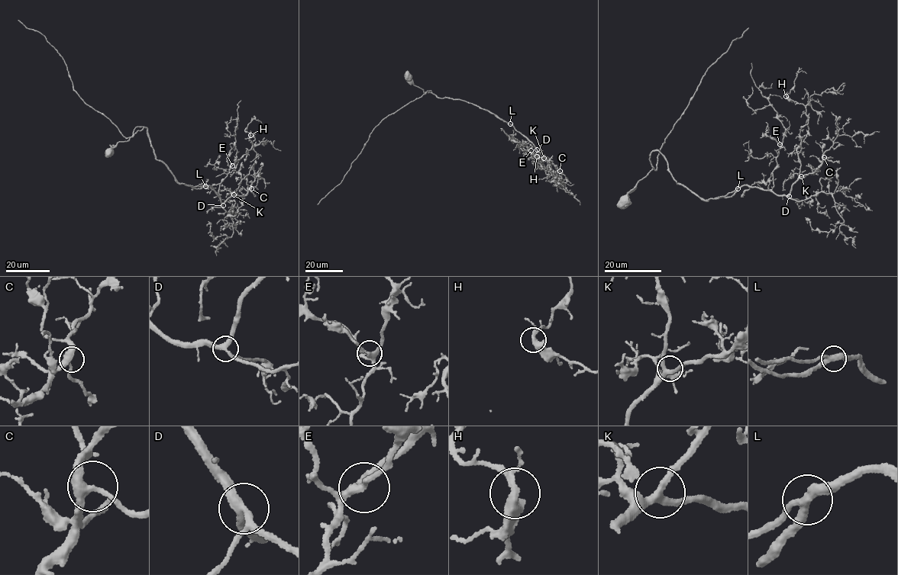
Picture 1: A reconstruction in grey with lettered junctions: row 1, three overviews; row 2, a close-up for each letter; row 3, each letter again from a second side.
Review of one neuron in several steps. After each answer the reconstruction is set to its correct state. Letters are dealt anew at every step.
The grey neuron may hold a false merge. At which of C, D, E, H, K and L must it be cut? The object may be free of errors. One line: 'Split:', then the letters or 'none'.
Split: none

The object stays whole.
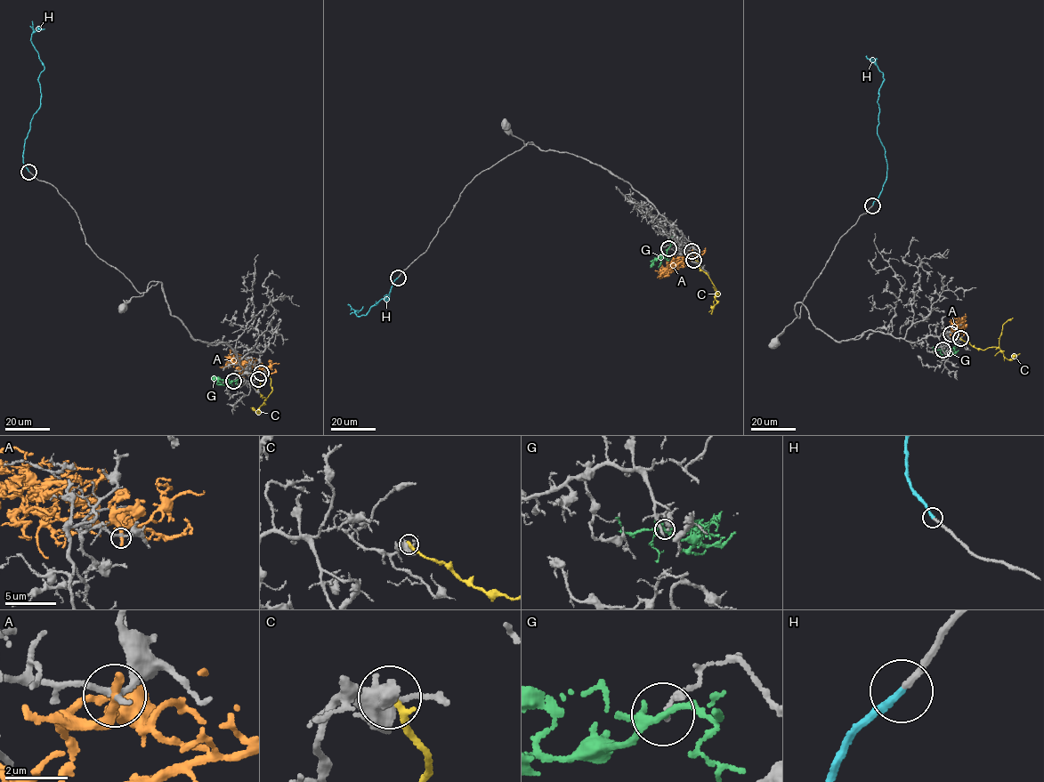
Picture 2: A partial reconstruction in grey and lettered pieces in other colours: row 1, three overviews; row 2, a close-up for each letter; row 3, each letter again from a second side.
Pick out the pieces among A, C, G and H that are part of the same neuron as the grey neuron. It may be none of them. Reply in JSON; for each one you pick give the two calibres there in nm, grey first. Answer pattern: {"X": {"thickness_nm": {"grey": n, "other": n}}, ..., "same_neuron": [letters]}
{"H": {"thickness_nm": {"grey": 200, "other": 220}}, "same_neuron": ["H"]}

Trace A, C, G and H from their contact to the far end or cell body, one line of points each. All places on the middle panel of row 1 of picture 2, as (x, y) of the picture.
A: (691, 251), (688, 253), (690, 259), (684, 259), (667, 275), (662, 275), (666, 277), (671, 272)
C: (693, 259), (699, 262), (700, 269), (708, 276), (719, 292), (713, 310), (708, 311)
G: (667, 248), (666, 256), (657, 258), (651, 267)
H: (398, 277), (388, 301), (385, 301), (386, 294), (364, 316), (358, 316), (347, 305)

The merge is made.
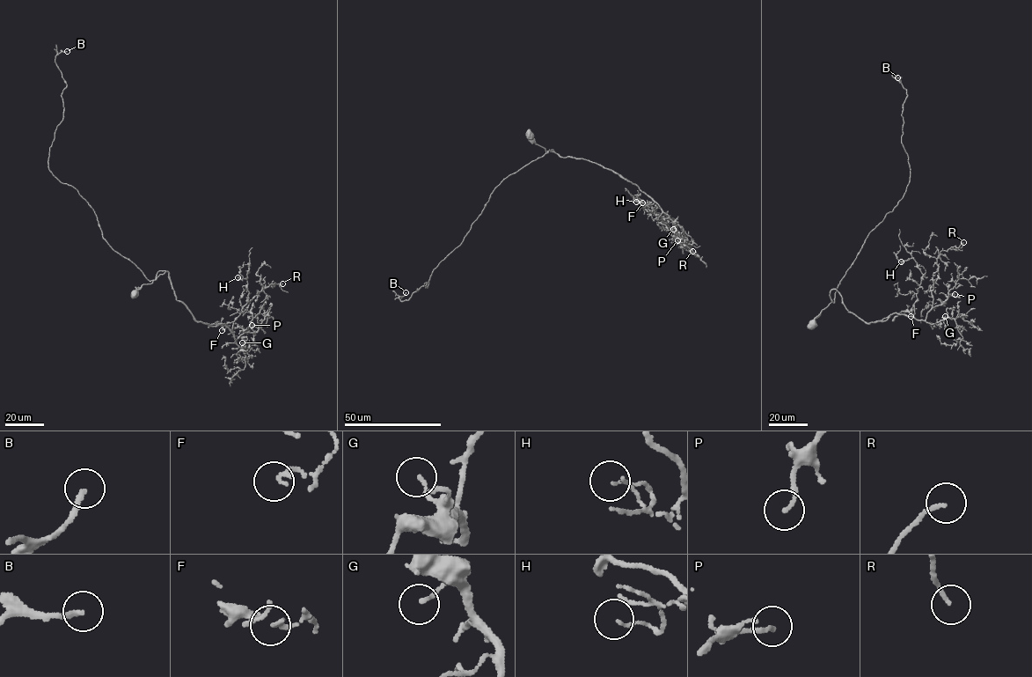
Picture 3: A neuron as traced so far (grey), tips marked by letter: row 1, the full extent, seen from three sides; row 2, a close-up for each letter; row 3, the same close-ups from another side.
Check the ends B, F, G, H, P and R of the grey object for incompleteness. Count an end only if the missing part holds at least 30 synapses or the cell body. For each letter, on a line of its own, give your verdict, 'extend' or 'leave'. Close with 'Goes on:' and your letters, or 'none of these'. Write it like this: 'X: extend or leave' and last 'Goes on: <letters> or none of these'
B: extend
F: leave
G: leave
H: leave
P: leave
R: leave
Goes on: B

